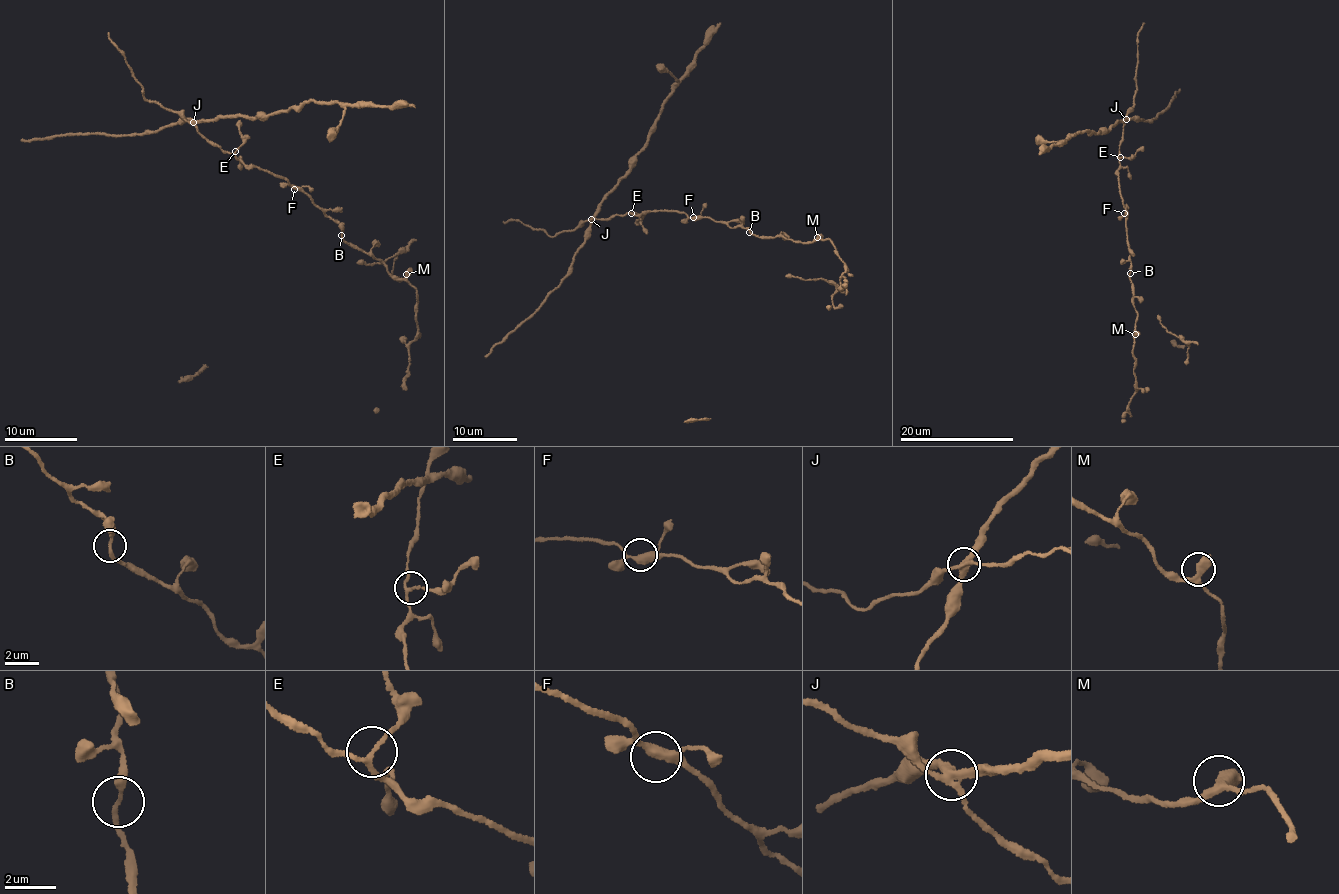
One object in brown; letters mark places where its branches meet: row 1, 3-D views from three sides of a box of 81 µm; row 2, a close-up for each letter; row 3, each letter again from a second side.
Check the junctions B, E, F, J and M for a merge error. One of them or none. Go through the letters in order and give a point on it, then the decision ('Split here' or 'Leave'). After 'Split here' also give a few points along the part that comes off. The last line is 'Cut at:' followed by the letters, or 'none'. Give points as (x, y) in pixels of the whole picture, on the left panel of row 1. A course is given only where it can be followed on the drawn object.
B: Place: (341, 235). Leave
E: Place: (235, 151). Leave
F: Place: (294, 189). Leave
J: Place: (193, 122). Split here
M: Place: (406, 274). Leave
Cut at: J

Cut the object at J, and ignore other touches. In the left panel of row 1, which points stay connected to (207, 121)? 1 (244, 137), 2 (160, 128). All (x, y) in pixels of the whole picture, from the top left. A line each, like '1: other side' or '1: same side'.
1: other side
2: same side

